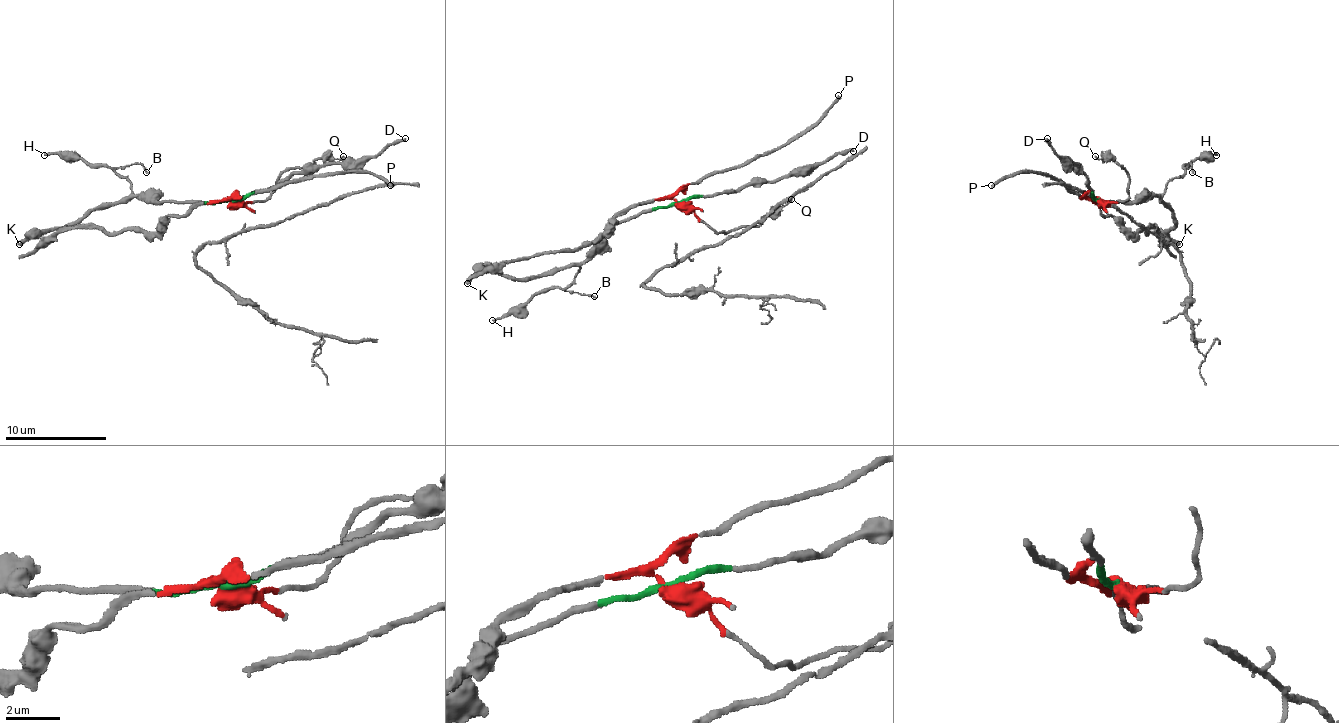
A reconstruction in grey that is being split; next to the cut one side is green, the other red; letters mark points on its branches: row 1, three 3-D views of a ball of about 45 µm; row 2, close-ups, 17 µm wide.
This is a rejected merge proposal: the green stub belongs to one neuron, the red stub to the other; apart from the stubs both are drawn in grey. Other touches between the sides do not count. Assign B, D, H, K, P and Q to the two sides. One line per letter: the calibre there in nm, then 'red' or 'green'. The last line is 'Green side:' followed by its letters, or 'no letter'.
B: 130 nm thick; green
D: 220 nm thick; green
H: 150 nm thick; green
K: 300 nm thick; green
P: 220 nm thick; red
Q: 130 nm thick; red
Green side: B, D, H, K

